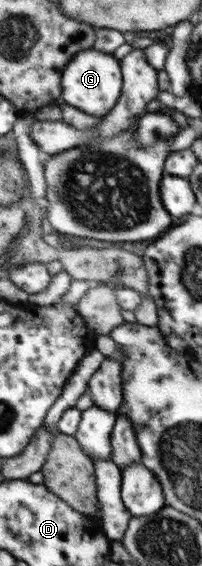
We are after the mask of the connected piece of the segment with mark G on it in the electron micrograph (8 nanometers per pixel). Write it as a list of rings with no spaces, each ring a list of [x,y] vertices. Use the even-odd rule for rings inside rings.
[[[85,49],[77,53],[77,58],[65,65],[65,78],[60,78],[60,96],[65,104],[77,108],[85,114],[101,117],[113,108],[121,93],[121,74],[117,60],[98,50]]]

